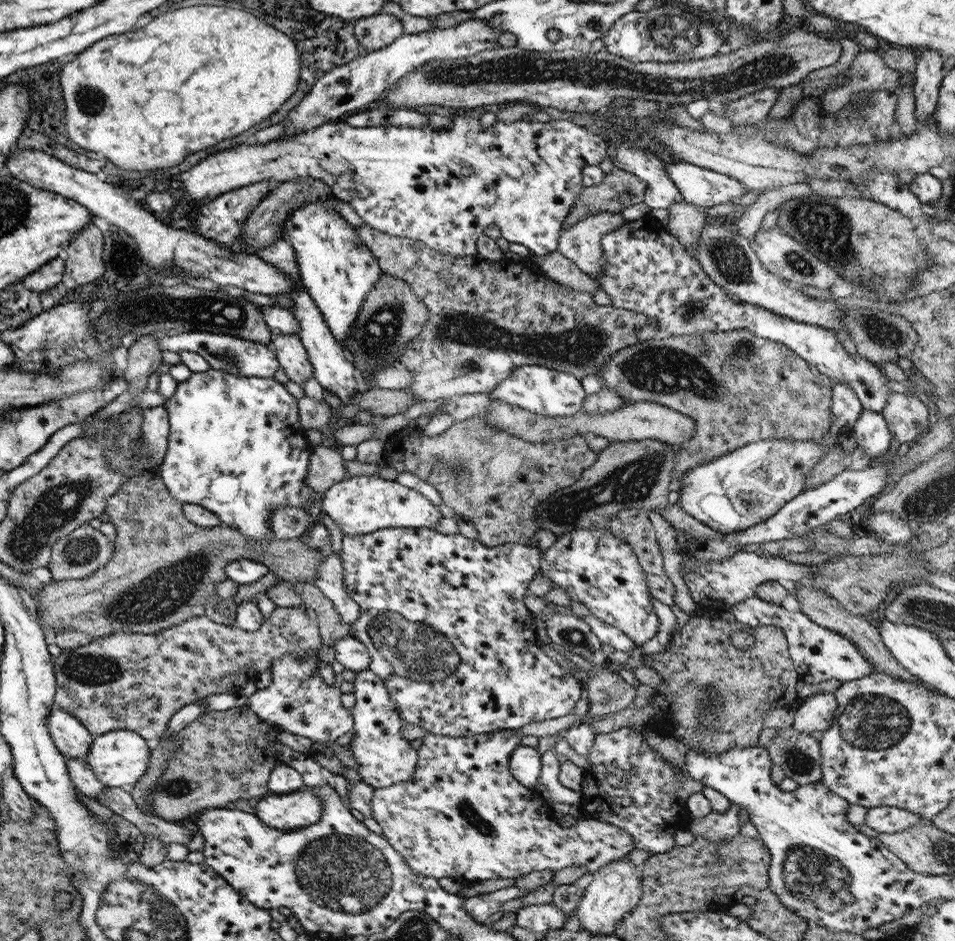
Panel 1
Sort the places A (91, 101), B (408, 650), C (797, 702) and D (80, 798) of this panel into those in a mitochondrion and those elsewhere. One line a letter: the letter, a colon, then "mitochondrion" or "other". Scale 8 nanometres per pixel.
A: mitochondrion
B: mitochondrion
C: other
D: other

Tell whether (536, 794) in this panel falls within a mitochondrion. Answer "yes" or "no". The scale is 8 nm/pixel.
no

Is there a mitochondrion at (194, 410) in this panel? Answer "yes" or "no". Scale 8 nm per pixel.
no

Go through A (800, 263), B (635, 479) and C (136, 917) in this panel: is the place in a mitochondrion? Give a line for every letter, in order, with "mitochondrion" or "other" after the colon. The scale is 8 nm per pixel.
A: mitochondrion
B: mitochondrion
C: mitochondrion

